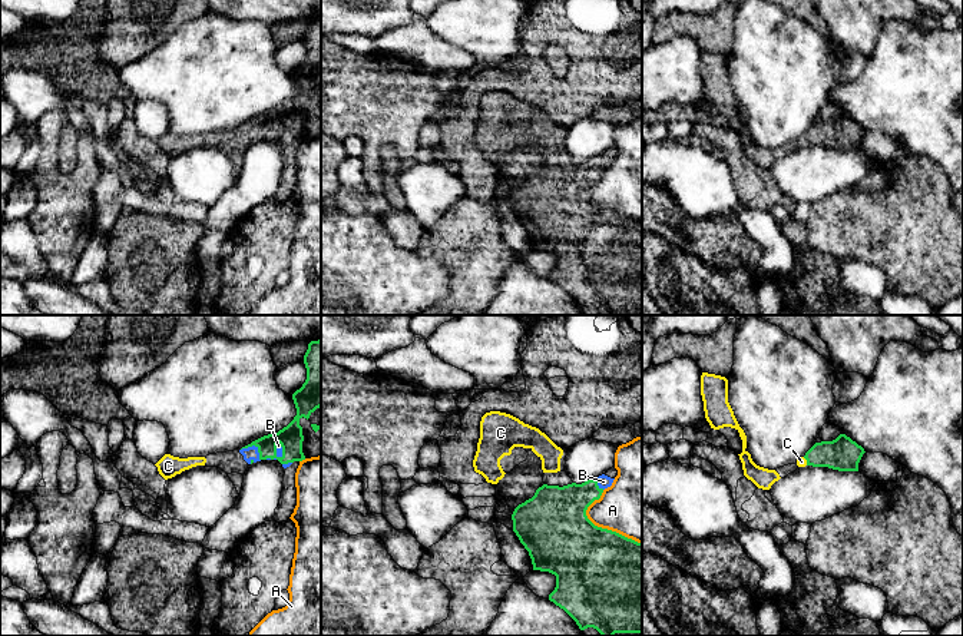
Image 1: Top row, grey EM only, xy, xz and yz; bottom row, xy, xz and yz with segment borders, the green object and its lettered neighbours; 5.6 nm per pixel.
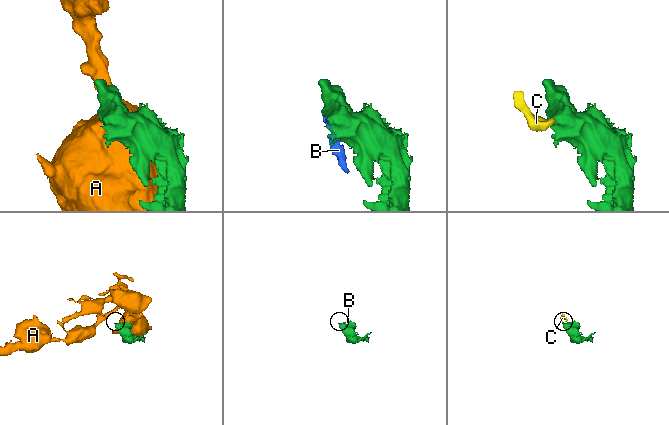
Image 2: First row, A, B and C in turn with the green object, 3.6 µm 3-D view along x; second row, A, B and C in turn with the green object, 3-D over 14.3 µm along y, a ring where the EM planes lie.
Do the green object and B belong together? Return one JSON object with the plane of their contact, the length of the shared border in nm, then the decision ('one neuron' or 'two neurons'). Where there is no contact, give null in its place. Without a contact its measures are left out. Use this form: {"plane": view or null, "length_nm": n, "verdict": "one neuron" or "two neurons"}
{"plane": "xy", "length_nm": 130, "verdict": "one neuron"}

